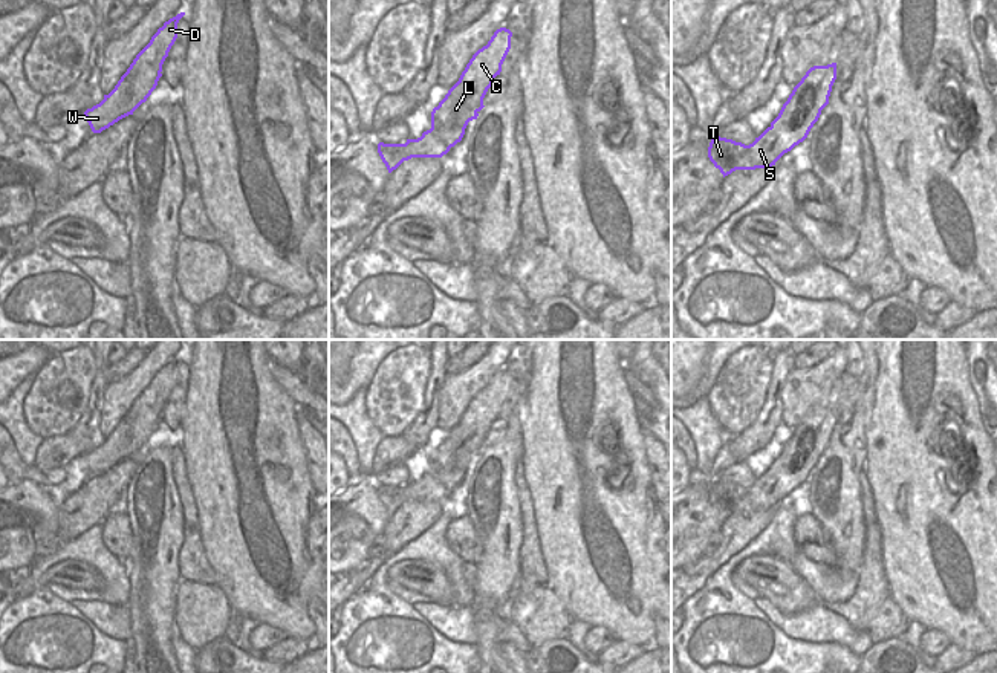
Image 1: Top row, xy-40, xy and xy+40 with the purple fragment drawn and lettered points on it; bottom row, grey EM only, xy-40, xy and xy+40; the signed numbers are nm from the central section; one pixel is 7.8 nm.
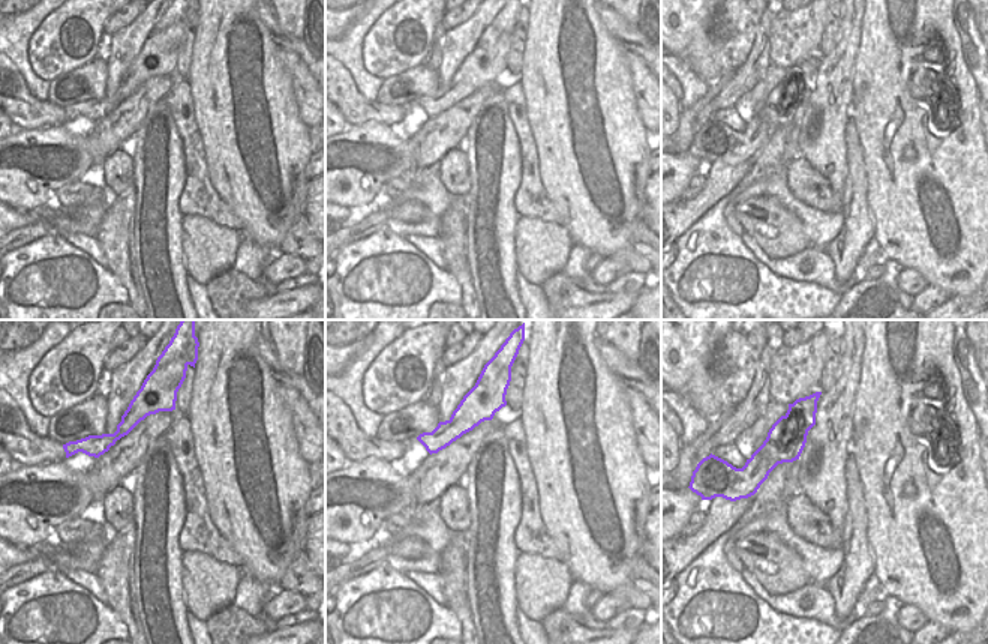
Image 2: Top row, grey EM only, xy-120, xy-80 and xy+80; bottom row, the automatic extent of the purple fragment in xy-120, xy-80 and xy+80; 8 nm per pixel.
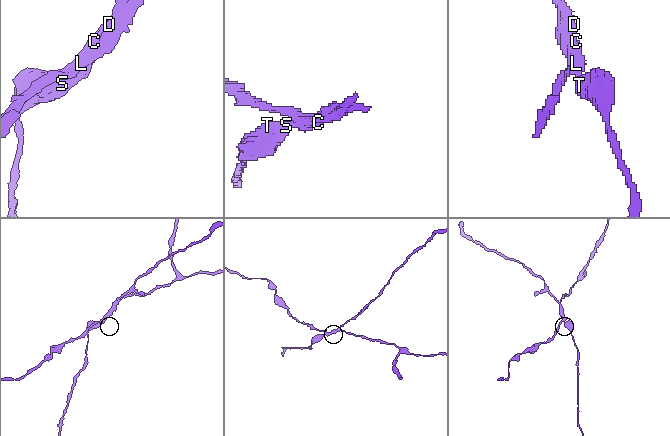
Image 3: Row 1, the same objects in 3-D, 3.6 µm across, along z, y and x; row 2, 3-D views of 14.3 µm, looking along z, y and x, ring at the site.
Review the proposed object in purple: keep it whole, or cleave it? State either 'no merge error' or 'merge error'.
merge error

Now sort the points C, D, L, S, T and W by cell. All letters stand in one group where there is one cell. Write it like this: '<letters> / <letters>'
C D S T / L W

